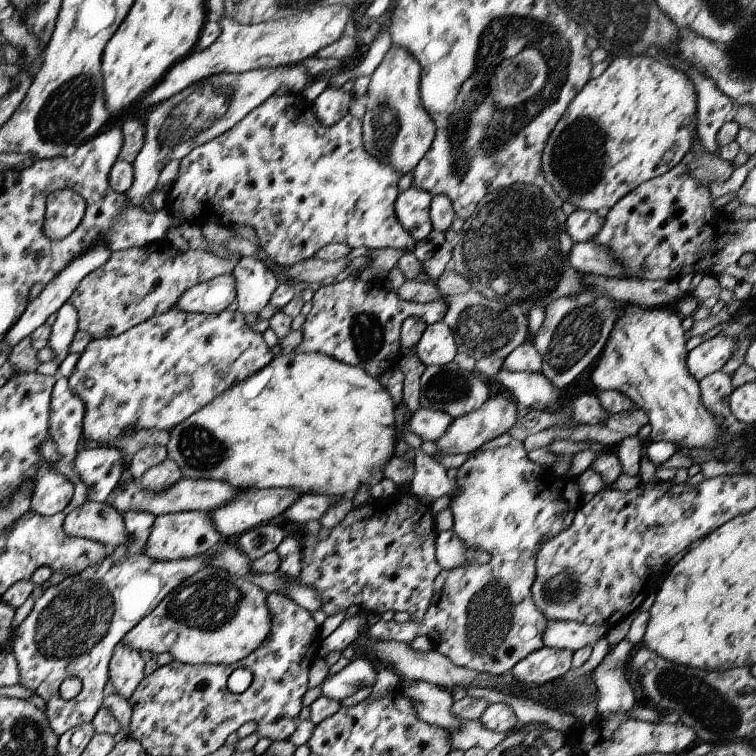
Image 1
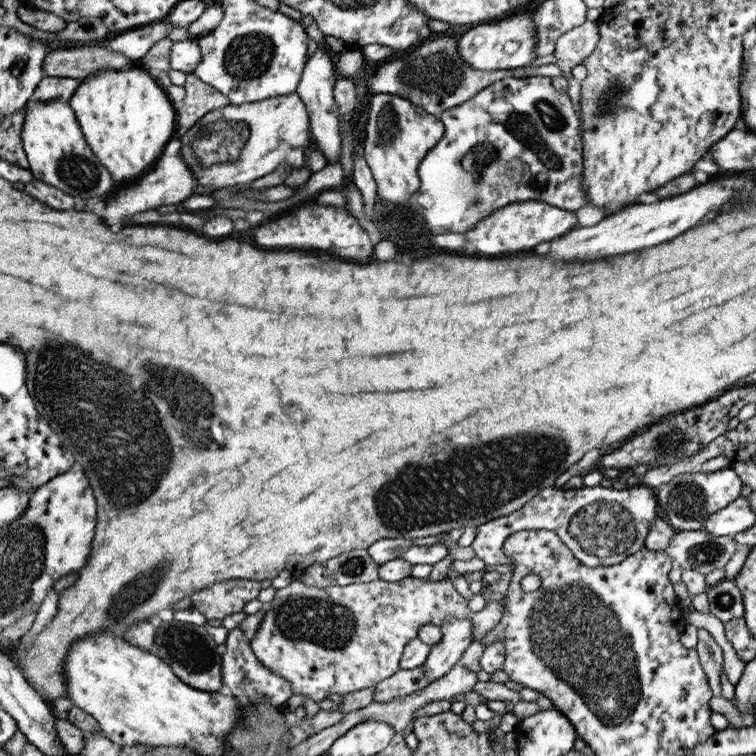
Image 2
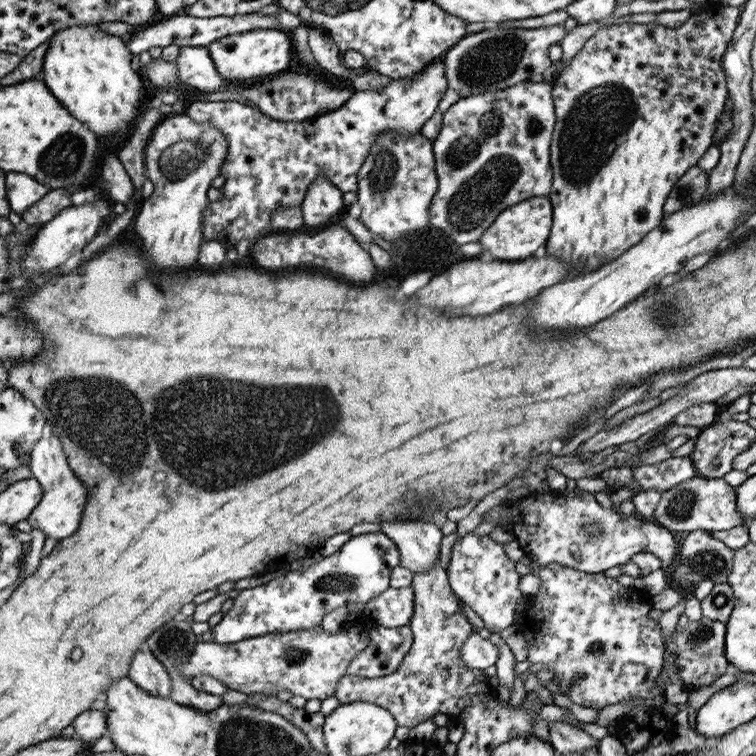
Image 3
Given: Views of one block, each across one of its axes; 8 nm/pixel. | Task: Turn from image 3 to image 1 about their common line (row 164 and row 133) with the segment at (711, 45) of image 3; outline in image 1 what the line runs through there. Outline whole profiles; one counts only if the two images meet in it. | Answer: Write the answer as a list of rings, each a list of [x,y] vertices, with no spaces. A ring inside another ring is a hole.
[[[656,54],[632,55],[629,57],[616,58],[606,70],[597,78],[590,79],[586,86],[578,93],[578,96],[570,102],[562,118],[558,120],[554,130],[548,137],[544,147],[541,165],[546,180],[554,187],[554,190],[570,204],[578,209],[605,212],[618,202],[625,194],[638,188],[643,182],[662,176],[666,171],[677,165],[689,152],[691,142],[696,139],[697,127],[697,100],[693,82],[689,76],[681,70],[677,70],[669,62],[658,57]]]

